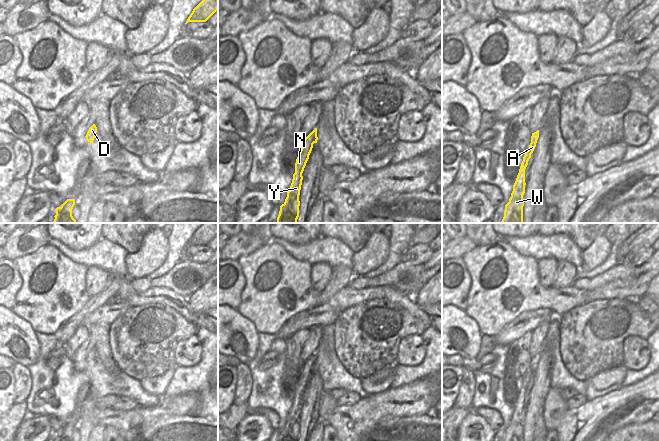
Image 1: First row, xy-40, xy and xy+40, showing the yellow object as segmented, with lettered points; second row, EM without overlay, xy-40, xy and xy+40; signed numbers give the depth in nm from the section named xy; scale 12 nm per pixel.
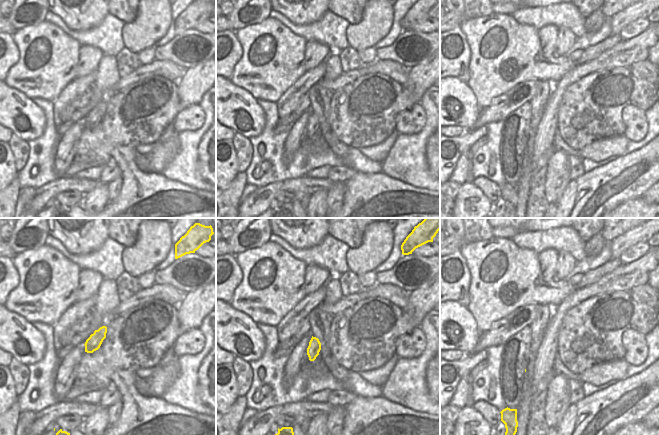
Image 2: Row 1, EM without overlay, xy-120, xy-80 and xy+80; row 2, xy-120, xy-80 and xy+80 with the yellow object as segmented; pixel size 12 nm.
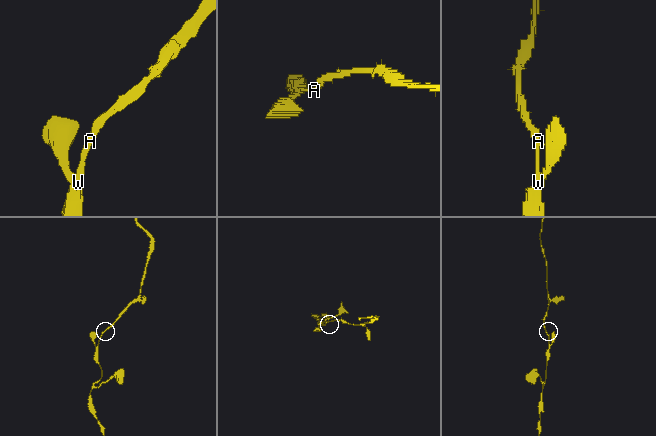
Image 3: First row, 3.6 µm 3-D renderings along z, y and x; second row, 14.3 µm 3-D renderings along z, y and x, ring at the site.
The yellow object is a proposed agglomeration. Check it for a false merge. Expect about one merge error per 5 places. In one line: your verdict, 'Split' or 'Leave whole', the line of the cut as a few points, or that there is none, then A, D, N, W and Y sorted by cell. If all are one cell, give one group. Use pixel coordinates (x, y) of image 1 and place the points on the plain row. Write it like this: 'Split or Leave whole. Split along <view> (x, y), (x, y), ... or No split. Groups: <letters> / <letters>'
Leave whole. No split. Groups: A D N W Y

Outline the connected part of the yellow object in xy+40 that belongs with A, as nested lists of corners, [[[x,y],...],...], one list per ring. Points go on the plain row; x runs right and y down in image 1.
[[[539,354],[532,357],[531,367],[523,381],[519,397],[513,409],[513,415],[511,417],[511,421],[509,423],[509,426],[505,429],[504,441],[523,441],[523,430],[524,430],[523,419],[525,417],[525,409],[526,409],[525,393],[528,389],[529,383],[531,382],[531,378],[533,377],[536,371],[538,362],[539,362]]]

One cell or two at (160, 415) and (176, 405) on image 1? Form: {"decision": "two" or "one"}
{"decision": "two"}

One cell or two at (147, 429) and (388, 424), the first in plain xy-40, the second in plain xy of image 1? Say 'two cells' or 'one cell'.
one cell

